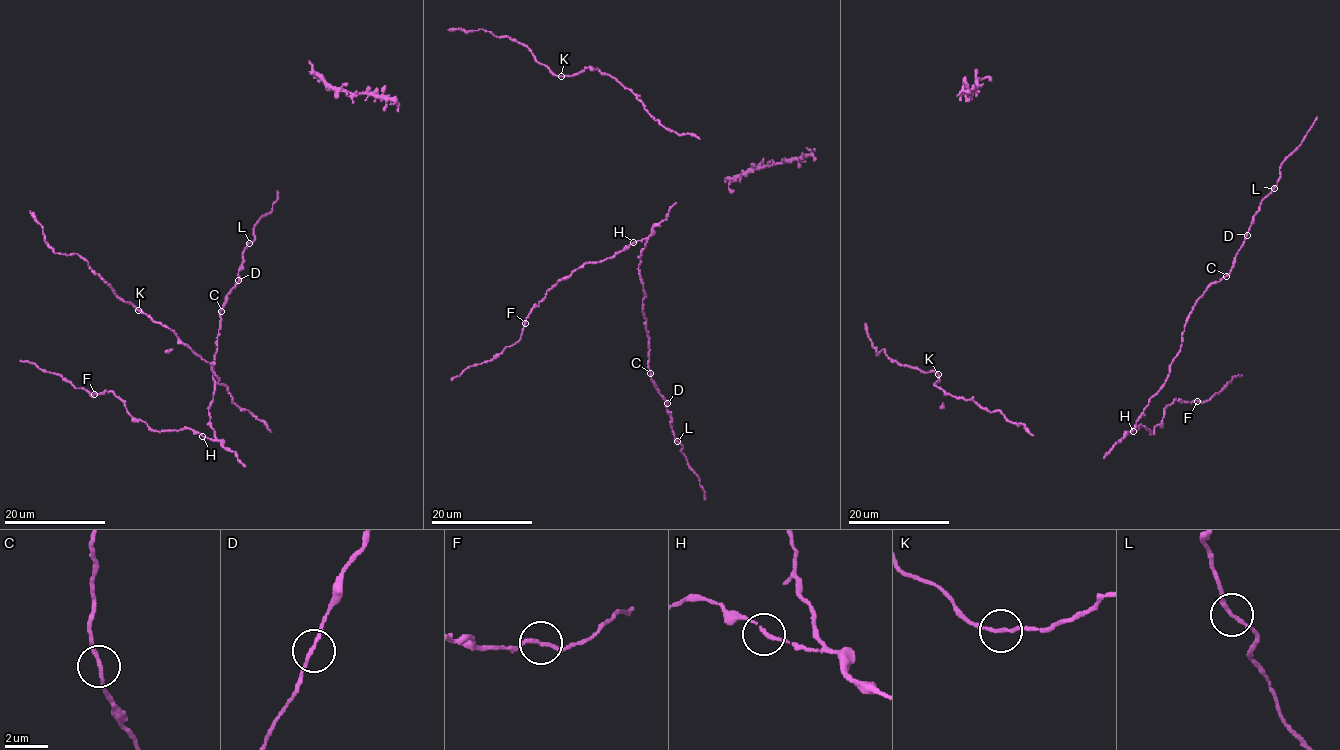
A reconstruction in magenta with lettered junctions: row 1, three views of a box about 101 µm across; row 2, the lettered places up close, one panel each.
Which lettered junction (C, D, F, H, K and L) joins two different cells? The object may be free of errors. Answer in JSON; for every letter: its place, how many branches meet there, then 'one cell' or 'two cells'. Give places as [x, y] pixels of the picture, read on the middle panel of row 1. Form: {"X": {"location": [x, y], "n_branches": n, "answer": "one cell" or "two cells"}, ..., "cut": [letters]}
{"C": {"location": [650, 373], "n_branches": 2, "answer": "one cell"}, "D": {"location": [667, 403], "n_branches": 2, "answer": "one cell"}, "F": {"location": [525, 323], "n_branches": 2, "answer": "one cell"}, "H": {"location": [633, 242], "n_branches": 2, "answer": "one cell"}, "K": {"location": [561, 76], "n_branches": 2, "answer": "one cell"}, "L": {"location": [677, 441], "n_branches": 2, "answer": "one cell"}, "cut": []}

